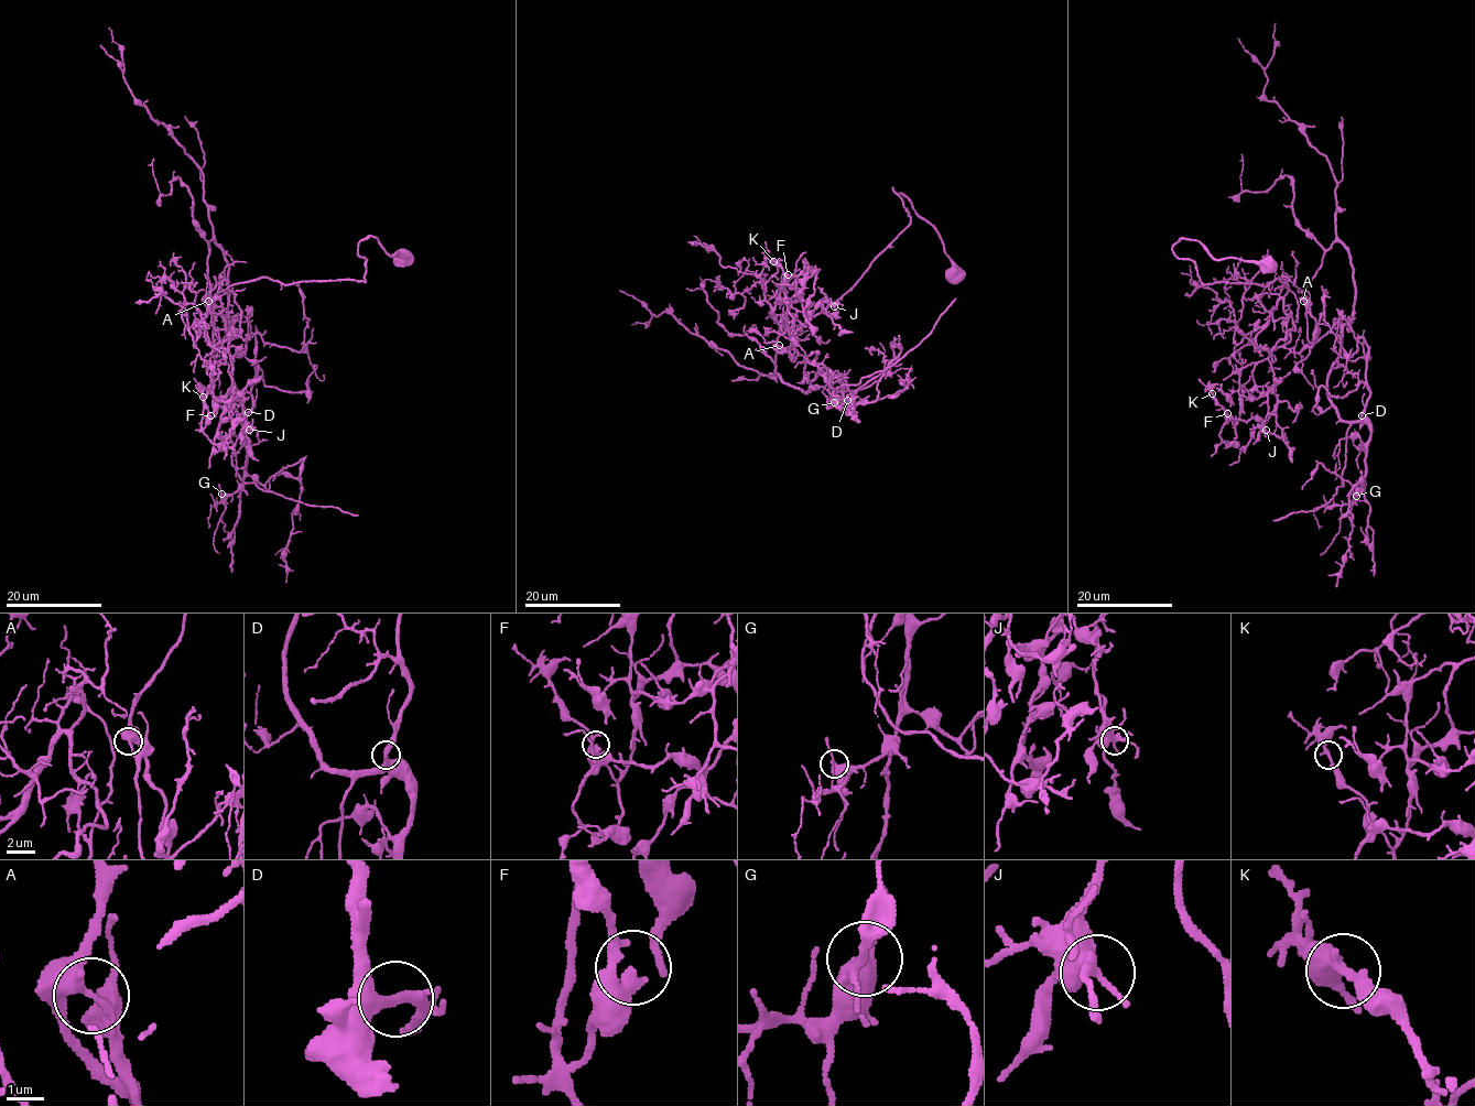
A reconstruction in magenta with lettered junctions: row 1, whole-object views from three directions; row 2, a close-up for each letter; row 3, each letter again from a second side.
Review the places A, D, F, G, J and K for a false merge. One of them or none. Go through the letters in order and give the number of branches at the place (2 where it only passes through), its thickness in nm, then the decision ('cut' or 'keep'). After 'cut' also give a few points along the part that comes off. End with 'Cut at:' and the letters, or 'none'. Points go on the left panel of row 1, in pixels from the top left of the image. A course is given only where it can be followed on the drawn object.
A: 2 | 400 nm | cut | (208, 300), (214, 240), (228, 267), (246, 472), (263, 485), (279, 474), (301, 483), (285, 582)
D: 2 | 360 nm | keep
F: 2 | 320 nm | keep
G: 2 | 440 nm | keep
J: 2 | 440 nm | keep
K: 2 | 260 nm | keep
Cut at: A

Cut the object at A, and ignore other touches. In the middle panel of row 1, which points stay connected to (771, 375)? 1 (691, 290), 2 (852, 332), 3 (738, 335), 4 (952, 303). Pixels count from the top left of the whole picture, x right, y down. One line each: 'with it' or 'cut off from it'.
1: with it
2: cut off from it
3: with it
4: with it

